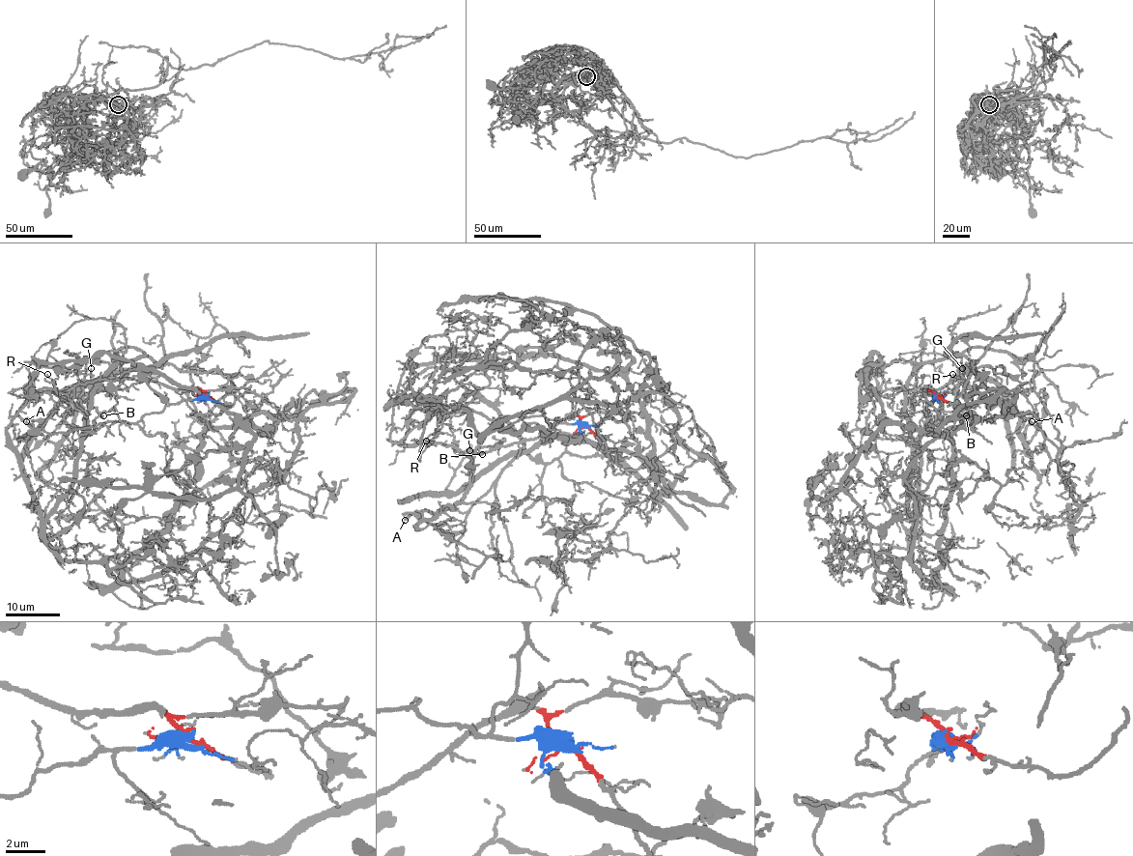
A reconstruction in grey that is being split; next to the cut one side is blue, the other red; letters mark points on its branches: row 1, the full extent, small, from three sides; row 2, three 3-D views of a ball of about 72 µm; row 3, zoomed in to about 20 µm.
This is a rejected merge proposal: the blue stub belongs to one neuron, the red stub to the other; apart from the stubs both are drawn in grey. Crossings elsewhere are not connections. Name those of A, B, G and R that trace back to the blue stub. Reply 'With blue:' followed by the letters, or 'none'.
With blue: none

